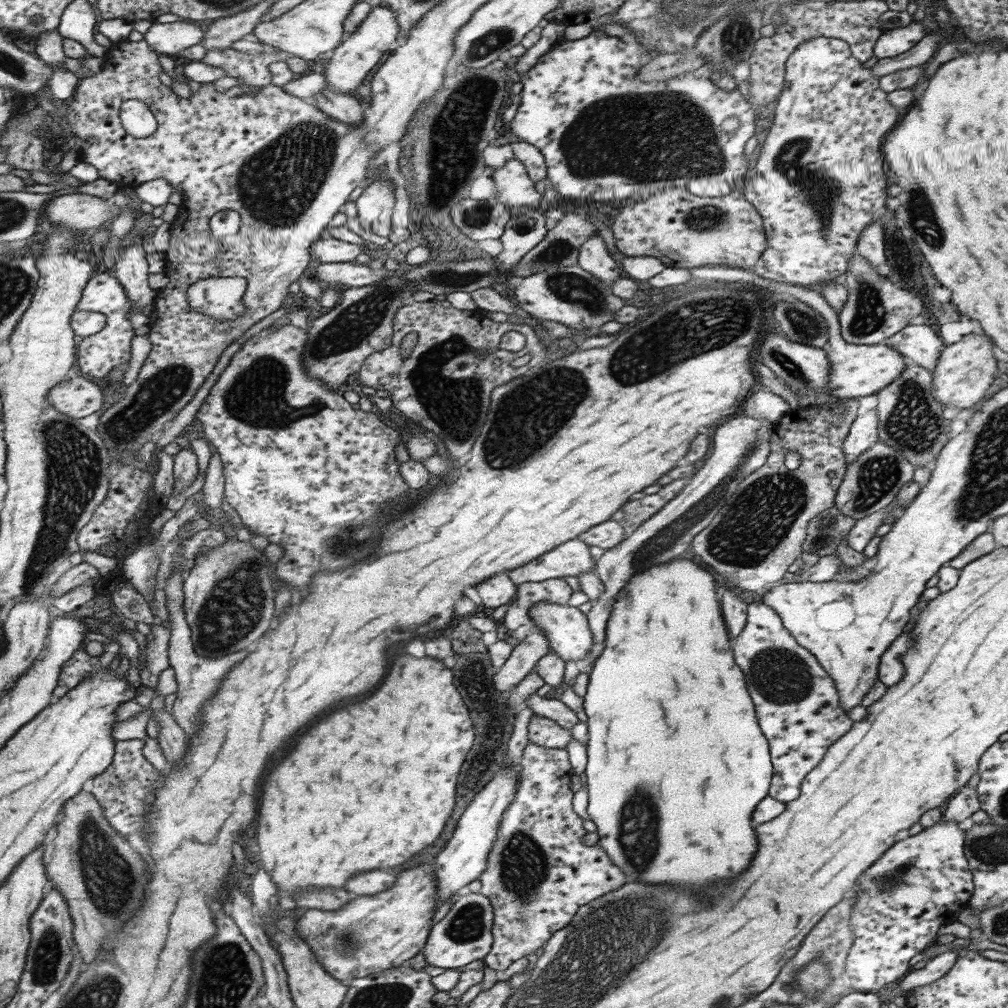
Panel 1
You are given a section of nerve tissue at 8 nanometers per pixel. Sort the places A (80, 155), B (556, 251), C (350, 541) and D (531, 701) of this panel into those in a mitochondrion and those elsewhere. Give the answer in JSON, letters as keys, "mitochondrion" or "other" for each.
{"A":"other","B":"mitochondrion","C":"mitochondrion","D":"other"}

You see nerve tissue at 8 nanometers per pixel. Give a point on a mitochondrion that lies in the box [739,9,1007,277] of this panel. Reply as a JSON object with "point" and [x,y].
{"point":[819,194]}

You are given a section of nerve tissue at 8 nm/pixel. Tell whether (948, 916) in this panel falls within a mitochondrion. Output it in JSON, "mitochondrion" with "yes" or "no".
{"mitochondrion":"no"}

